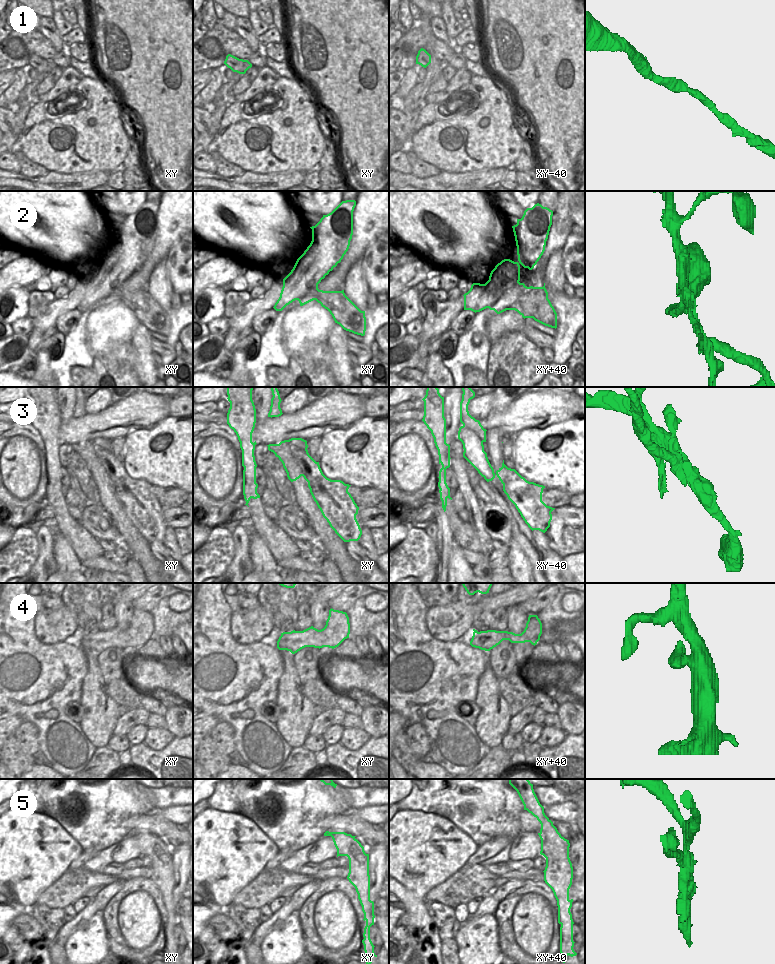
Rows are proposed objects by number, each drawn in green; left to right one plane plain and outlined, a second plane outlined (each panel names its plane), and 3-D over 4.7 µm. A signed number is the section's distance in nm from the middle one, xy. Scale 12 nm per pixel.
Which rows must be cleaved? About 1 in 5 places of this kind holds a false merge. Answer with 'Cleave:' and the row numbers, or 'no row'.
Cleave: 2, 3, 5

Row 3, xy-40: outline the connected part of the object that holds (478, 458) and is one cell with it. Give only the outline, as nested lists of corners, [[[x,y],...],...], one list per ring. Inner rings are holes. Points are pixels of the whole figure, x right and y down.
[[[483,441],[479,442],[477,450],[470,452],[470,456],[467,461],[487,482],[492,481],[495,478],[494,469],[488,460],[487,453],[484,451]]]

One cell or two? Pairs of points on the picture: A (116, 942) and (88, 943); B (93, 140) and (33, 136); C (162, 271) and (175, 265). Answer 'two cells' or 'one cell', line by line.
A: two cells
B: one cell
C: two cells

